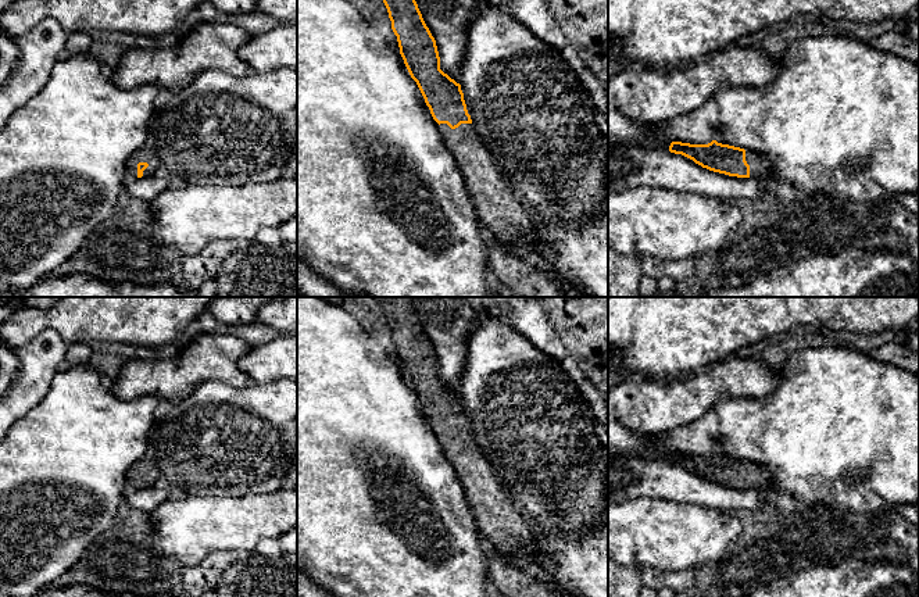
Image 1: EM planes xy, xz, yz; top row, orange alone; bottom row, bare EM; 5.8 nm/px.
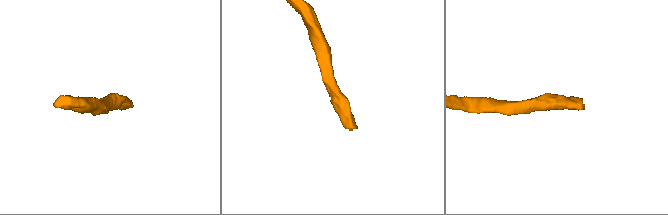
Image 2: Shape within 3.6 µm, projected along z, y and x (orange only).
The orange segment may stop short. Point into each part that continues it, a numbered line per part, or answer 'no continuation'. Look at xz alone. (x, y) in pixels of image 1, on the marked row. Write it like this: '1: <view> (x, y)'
1: xz (499, 210)

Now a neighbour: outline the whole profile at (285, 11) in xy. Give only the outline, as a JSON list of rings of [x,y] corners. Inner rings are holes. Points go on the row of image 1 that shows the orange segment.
[[[258,0],[257,11],[279,24],[297,24],[297,0]]]

